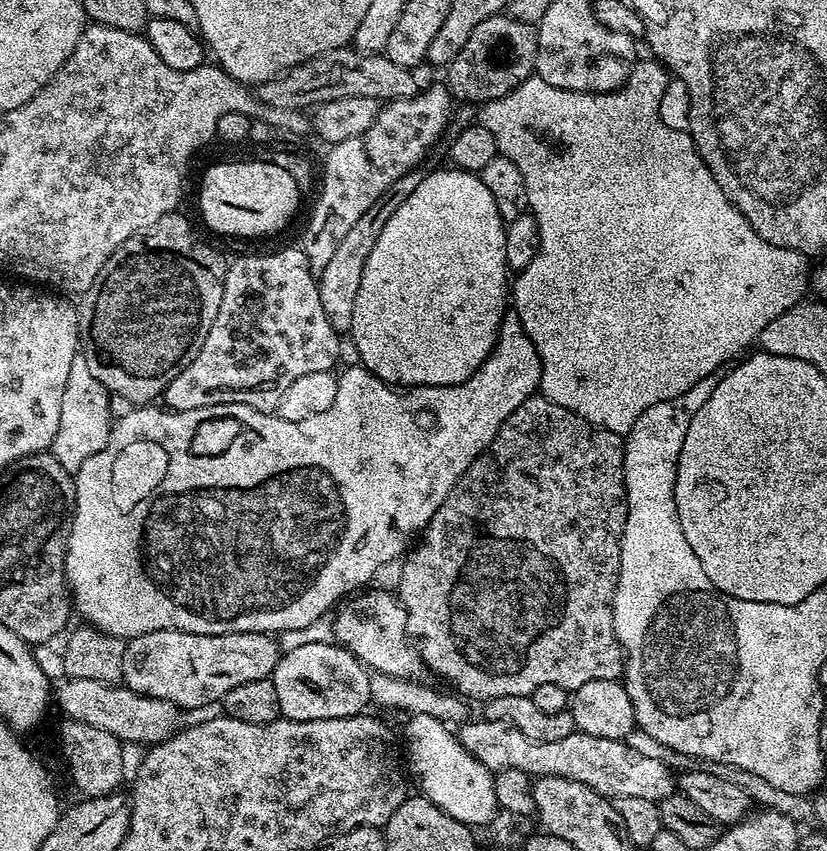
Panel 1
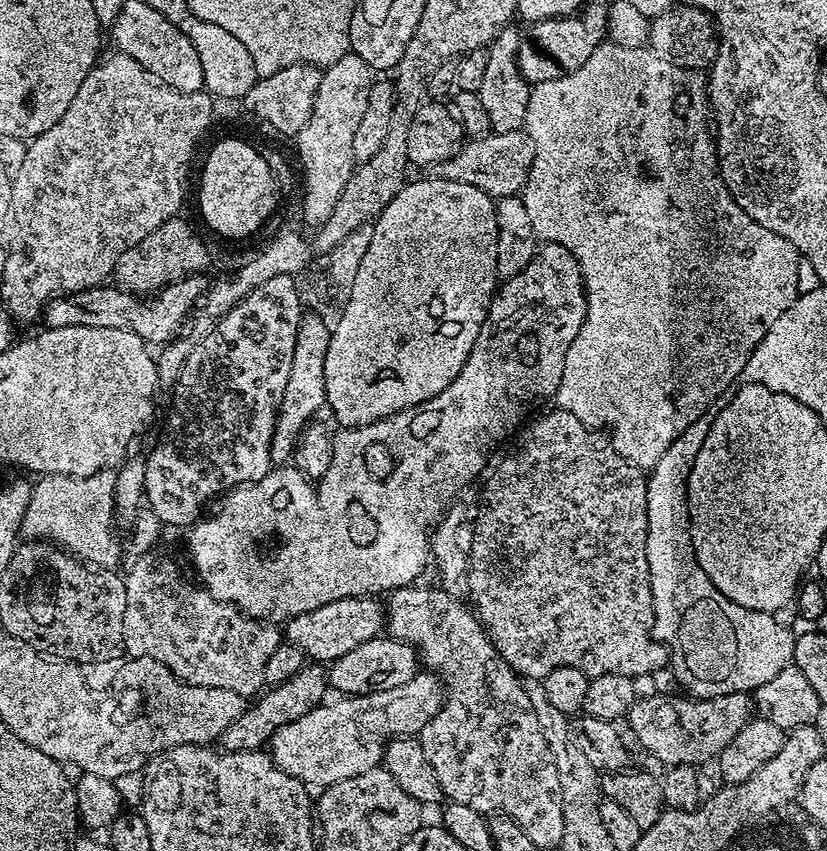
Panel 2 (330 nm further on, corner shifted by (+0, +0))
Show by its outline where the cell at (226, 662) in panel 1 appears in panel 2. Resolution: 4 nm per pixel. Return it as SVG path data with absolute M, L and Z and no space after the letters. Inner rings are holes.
M351 596L326 602L326 606L318 606L318 610L298 614L293 620L287 621L287 643L298 646L316 662L333 662L342 658L356 646L361 646L362 643L381 635L386 624L386 612L381 601L379 604L376 600L379 599L372 596Z

